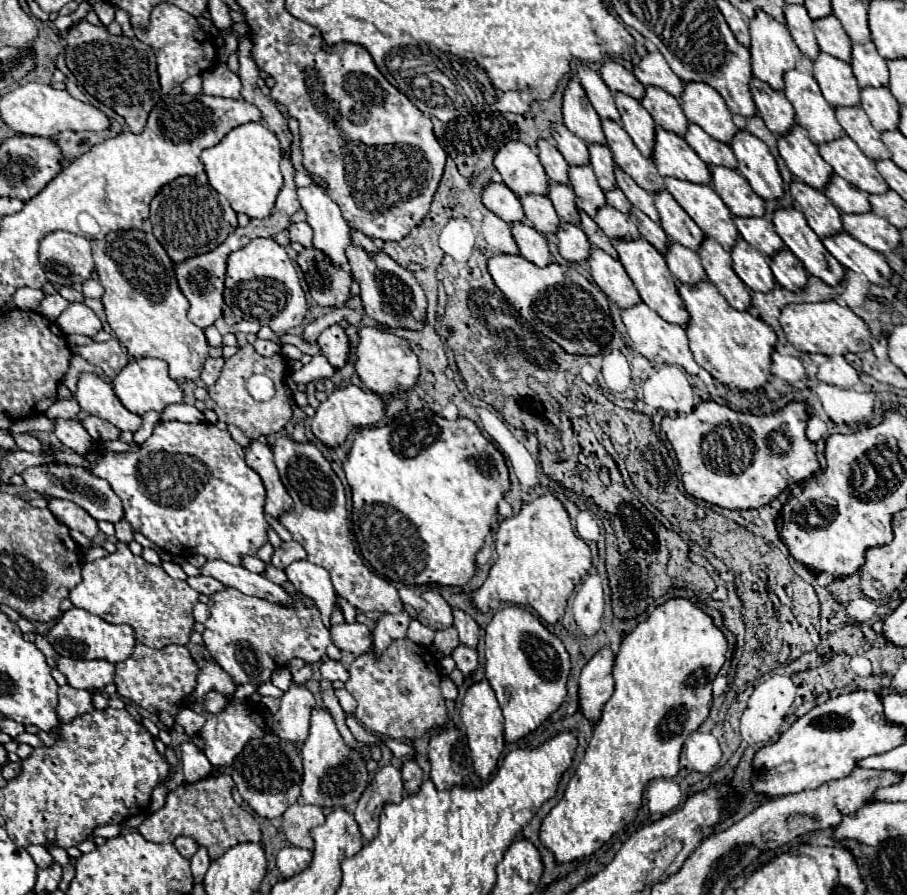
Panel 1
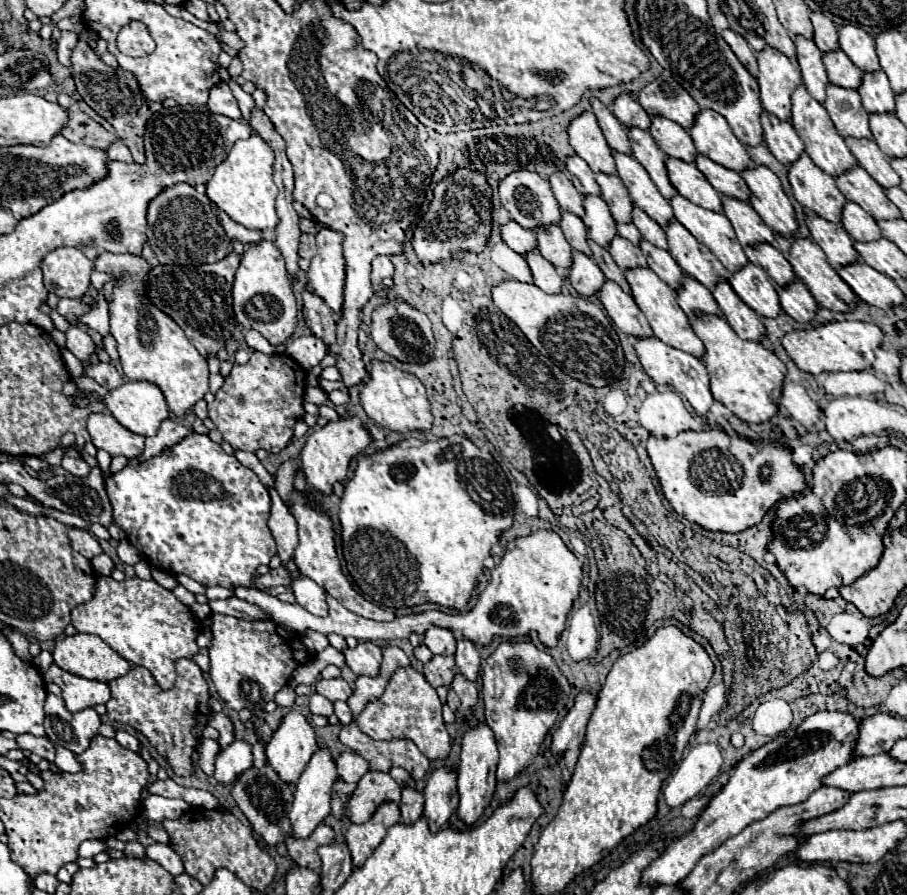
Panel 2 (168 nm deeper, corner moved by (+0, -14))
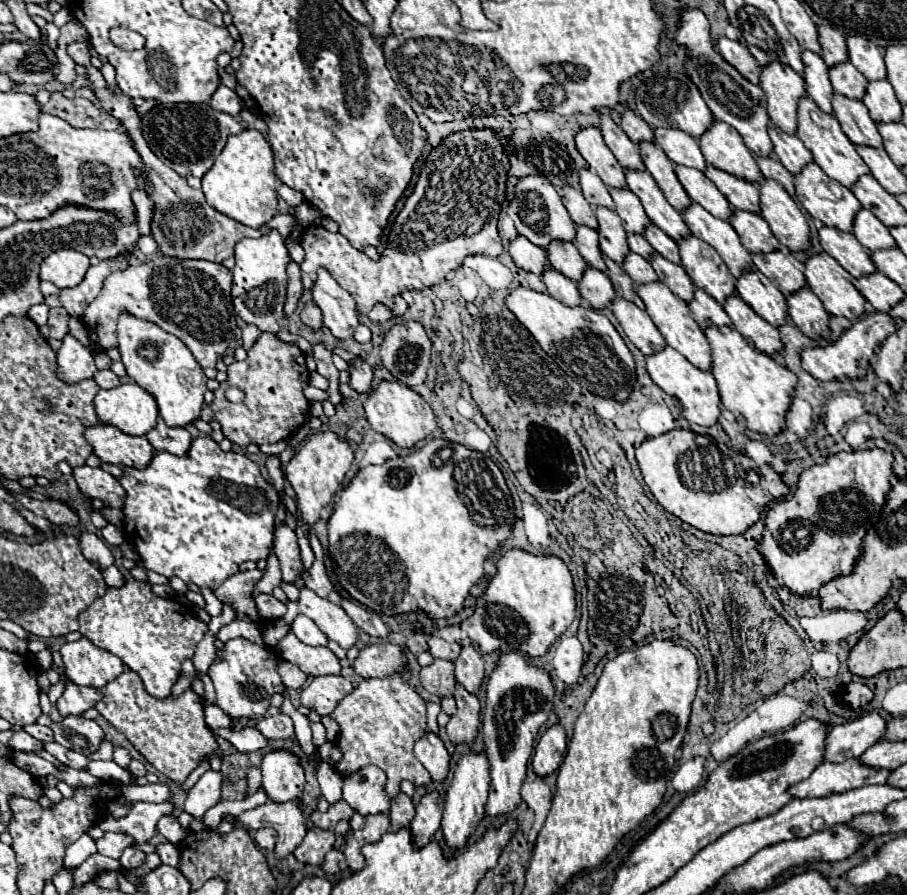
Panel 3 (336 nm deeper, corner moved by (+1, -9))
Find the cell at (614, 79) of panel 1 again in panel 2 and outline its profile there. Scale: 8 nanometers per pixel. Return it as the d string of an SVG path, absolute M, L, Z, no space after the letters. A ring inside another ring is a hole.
M620 95L616 97L614 105L612 105L612 113L616 115L616 119L624 125L624 127L640 127L644 131L648 131L650 127L650 117L648 113L640 107L640 103L636 103L632 97L628 95Z

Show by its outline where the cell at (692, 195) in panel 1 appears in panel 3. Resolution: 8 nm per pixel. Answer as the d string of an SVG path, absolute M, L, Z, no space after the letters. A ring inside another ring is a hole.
M697 202L689 204L683 210L683 220L689 226L693 236L705 240L709 246L713 246L717 250L717 254L723 258L723 262L727 264L729 272L735 278L747 270L755 270L749 250L745 250L741 246L739 236L733 230L733 226L729 224L729 220L715 218Z

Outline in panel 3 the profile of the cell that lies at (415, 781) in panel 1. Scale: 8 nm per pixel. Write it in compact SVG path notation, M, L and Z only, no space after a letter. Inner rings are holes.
M397 794L391 802L391 830L401 830L405 826L409 826L409 822L415 816L415 804L407 794Z

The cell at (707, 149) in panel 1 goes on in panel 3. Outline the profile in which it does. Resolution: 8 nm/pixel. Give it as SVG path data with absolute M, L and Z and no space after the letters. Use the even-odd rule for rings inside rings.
M707 166L705 176L721 190L721 194L731 202L733 208L759 212L759 190L753 182L737 178L725 170L719 170L715 166Z

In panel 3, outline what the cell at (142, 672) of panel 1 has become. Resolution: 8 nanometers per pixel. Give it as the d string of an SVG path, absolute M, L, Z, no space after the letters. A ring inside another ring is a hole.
M125 668L121 676L105 686L103 700L97 702L95 708L133 742L147 762L175 782L185 782L201 760L217 750L215 736L203 718L203 702L193 688L187 688L179 698L167 696L159 700L145 690L137 672Z

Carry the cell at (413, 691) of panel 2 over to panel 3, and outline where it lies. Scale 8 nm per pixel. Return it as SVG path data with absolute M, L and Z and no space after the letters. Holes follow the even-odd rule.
M427 730L417 740L415 750L417 750L415 752L417 760L429 770L431 778L437 782L443 782L447 776L447 770L449 770L449 752L447 752L443 740L439 738L439 734Z

